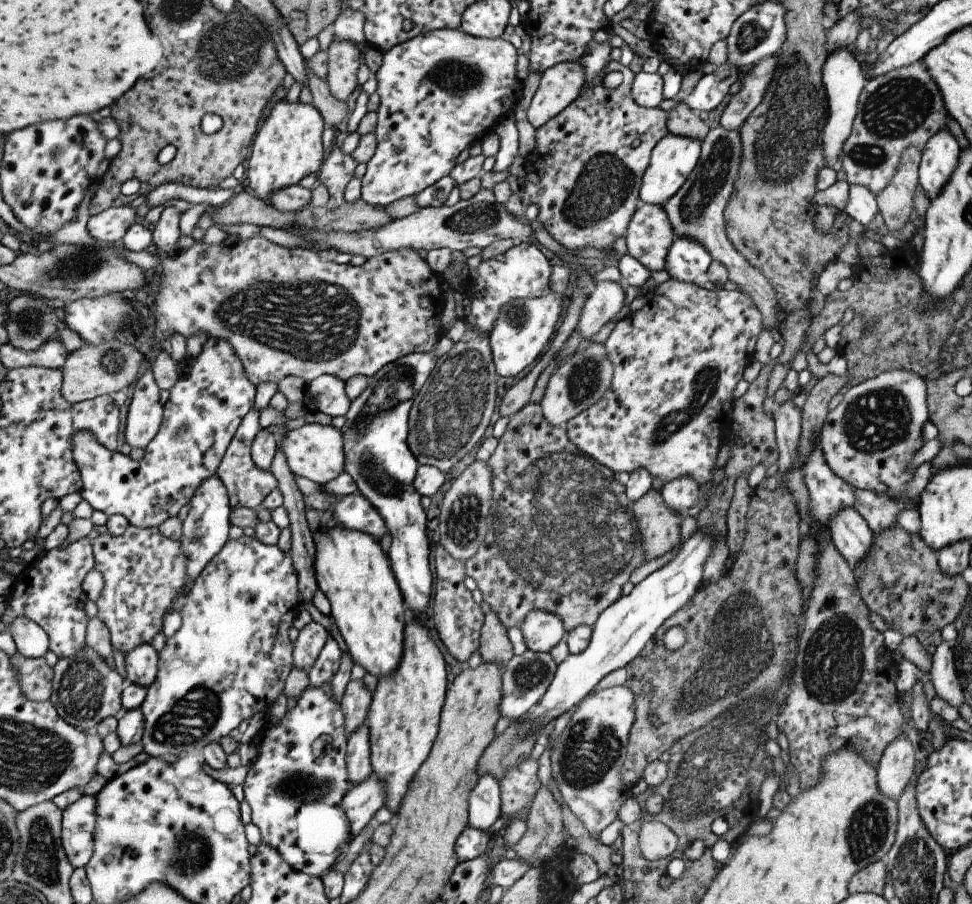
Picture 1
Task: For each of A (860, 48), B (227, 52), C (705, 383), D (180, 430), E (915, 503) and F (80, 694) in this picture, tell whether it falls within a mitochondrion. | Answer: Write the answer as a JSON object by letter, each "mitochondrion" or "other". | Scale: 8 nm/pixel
{"A":"other","B":"mitochondrion","C":"mitochondrion","D":"mitochondrion","E":"other","F":"mitochondrion"}

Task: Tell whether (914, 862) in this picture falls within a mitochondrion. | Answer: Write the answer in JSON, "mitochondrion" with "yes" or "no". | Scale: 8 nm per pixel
{"mitochondrion":"yes"}

